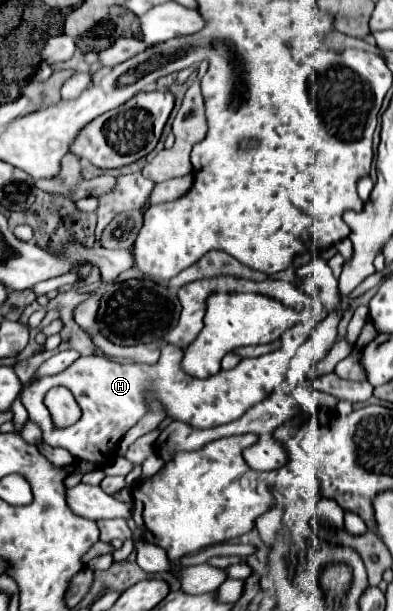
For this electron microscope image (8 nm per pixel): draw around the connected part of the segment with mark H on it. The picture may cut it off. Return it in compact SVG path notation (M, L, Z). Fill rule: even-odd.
M162 342L162 356L154 366L148 364L120 364L104 356L82 356L64 372L54 376L42 376L32 380L22 390L22 404L28 412L28 420L42 430L42 442L52 448L64 448L78 462L94 462L100 466L110 464L116 458L120 438L136 426L148 412L150 402L158 402L164 408L166 418L186 422L194 428L214 428L240 418L250 406L270 396L286 376L286 354L282 350L264 354L260 358L246 358L234 370L220 370L220 374L208 380L194 378L182 370L182 348ZM52 386L66 386L78 402L82 416L68 428L58 428L44 404L44 396Z

